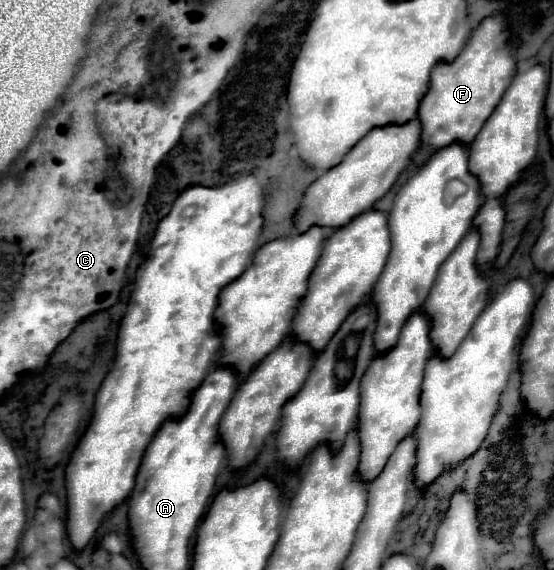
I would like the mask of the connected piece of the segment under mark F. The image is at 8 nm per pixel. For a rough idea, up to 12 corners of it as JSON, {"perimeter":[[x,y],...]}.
{"perimeter":[[503,16],[439,62],[419,154],[471,144],[515,76]]}

